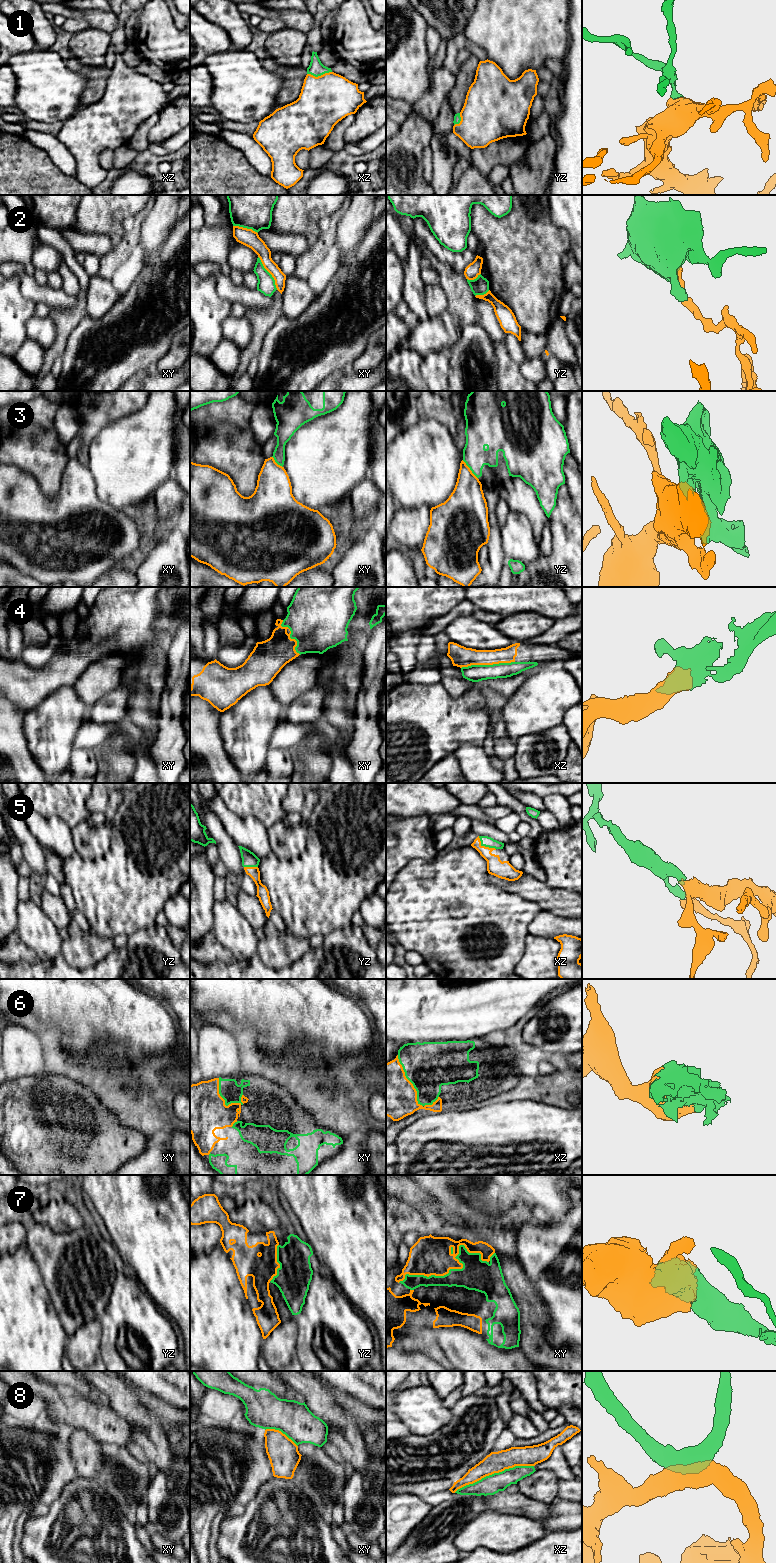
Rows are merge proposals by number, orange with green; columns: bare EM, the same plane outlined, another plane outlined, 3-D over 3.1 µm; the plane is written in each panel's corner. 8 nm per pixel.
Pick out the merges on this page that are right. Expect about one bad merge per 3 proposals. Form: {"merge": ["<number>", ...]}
{"merge": ["1", "4", "5", "6", "7", "8"]}

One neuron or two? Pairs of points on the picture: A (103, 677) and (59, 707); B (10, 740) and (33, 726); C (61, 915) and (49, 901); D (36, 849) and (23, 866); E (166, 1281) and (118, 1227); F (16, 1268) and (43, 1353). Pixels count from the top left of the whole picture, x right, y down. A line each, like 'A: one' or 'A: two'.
A: two
B: two
C: one
D: two
E: one
F: one

